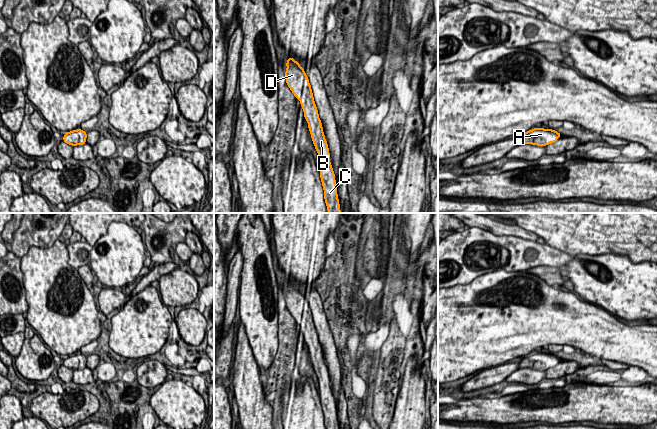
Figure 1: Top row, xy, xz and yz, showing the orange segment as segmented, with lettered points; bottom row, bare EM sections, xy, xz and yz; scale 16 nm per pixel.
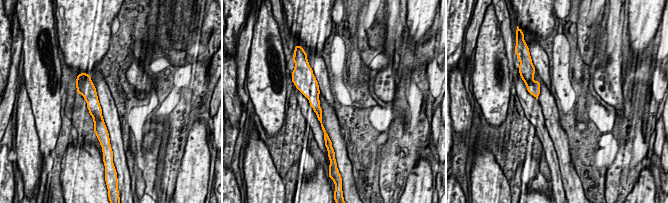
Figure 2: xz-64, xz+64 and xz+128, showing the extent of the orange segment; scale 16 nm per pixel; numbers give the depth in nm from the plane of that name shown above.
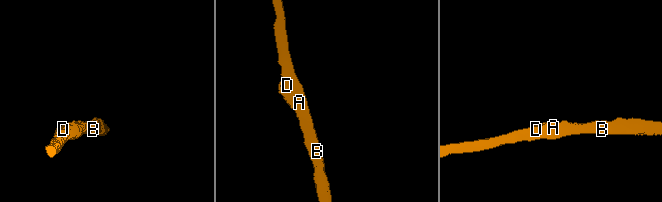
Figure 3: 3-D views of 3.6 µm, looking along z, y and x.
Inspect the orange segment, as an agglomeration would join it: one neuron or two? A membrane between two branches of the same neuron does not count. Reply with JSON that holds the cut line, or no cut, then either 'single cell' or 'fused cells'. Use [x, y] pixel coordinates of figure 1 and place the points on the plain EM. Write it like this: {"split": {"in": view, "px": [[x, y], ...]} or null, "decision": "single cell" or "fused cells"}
{"split": null, "decision": "single cell"}

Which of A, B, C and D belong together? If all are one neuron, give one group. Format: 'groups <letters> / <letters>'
groups A B C D

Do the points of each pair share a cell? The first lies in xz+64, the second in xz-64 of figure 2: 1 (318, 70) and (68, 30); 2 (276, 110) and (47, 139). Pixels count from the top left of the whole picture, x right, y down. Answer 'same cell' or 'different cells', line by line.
1: different cells
2: same cell

